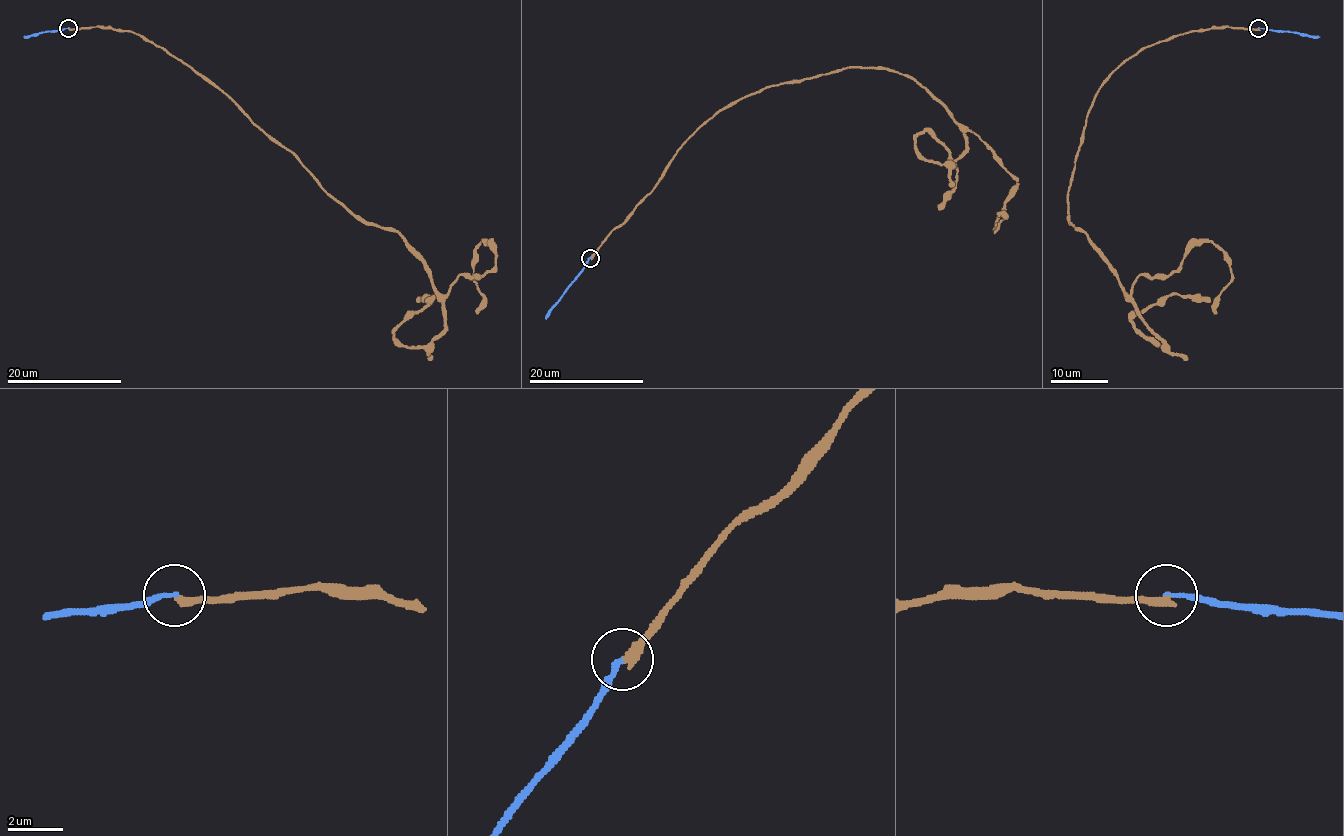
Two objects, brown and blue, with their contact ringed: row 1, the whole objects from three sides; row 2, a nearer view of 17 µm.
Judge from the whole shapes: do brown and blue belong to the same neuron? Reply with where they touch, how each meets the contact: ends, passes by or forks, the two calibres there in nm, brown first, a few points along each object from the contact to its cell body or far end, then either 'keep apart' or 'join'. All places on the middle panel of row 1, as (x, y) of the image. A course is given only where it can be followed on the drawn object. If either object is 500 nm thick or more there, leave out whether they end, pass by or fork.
place (590, 258); brown ends; blue ends; calibres 320 and 170 nm; course brown (589, 257), (719, 111), (848, 67), (915, 79), (963, 130), (946, 164), (915, 141), (956, 169), (939, 210); course blue (589, 257), (579, 276), (545, 319); keep apart

